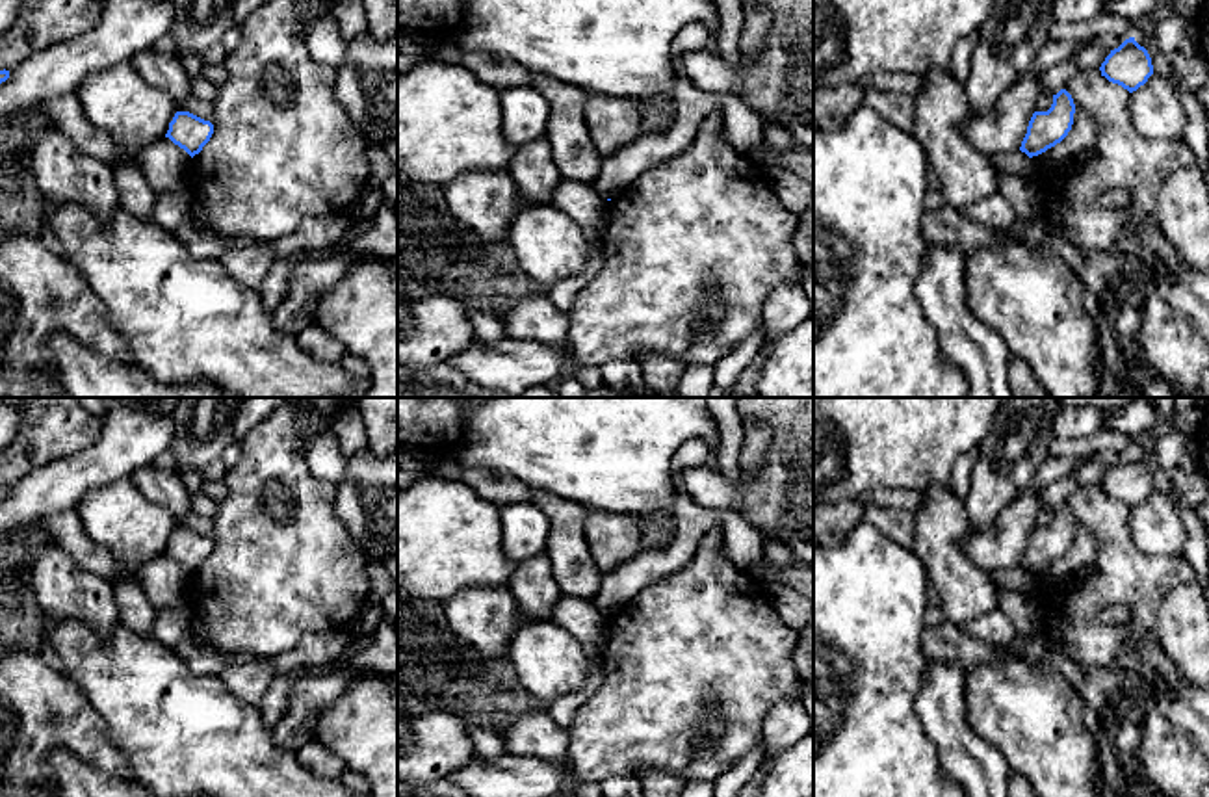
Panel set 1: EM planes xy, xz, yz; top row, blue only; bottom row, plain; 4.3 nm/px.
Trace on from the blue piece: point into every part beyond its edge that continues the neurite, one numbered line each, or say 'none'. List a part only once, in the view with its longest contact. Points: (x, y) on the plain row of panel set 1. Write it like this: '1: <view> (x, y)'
none

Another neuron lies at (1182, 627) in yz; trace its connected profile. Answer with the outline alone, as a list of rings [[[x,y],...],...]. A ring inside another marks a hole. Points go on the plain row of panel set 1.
[[[1196,581],[1181,583],[1163,598],[1155,639],[1181,674],[1209,686],[1209,606]]]

